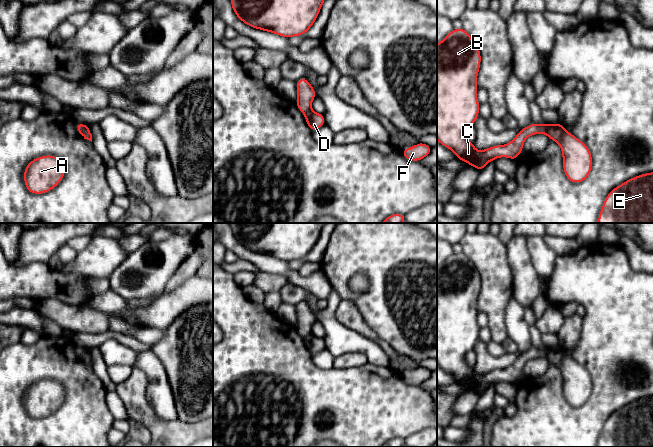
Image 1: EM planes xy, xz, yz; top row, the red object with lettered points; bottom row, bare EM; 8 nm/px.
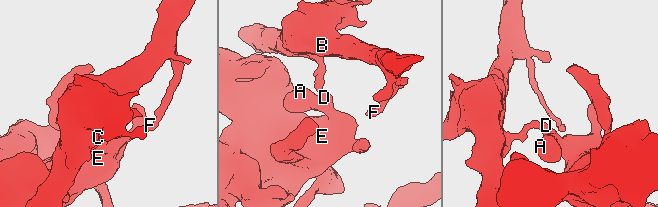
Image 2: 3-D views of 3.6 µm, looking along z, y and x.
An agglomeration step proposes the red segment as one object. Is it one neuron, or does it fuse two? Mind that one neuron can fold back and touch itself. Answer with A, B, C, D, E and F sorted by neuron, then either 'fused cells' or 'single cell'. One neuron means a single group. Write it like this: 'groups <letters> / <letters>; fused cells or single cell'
groups A D E / B C F; fused cells

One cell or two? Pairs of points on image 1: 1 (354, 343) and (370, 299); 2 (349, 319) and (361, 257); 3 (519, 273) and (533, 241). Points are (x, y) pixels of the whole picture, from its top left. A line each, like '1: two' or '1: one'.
1: two
2: two
3: two

